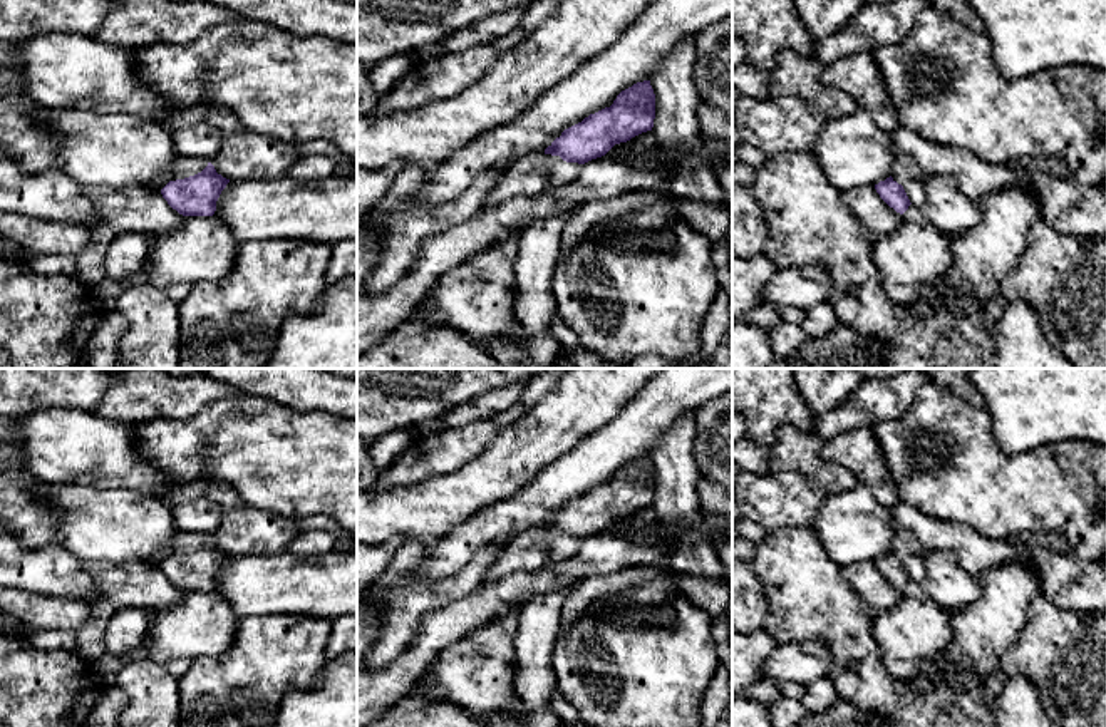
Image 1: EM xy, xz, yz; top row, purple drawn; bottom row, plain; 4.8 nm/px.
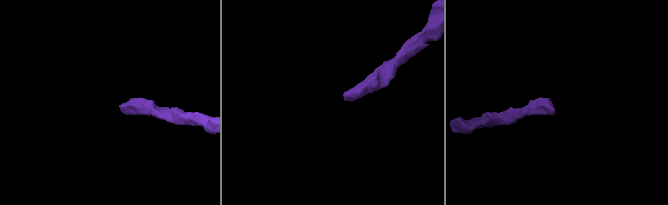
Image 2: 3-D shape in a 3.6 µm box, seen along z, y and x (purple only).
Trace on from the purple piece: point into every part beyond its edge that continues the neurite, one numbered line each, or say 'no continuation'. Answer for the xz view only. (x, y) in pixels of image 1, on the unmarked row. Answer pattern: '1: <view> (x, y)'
1: xz (530, 551)

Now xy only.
1: xy (183, 541)

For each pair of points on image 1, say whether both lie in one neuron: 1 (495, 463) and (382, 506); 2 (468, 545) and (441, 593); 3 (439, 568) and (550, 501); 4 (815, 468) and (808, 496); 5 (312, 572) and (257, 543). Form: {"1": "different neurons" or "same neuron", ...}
{"1": "same neuron", "2": "different neurons", "3": "same neuron", "4": "different neurons", "5": "different neurons"}

